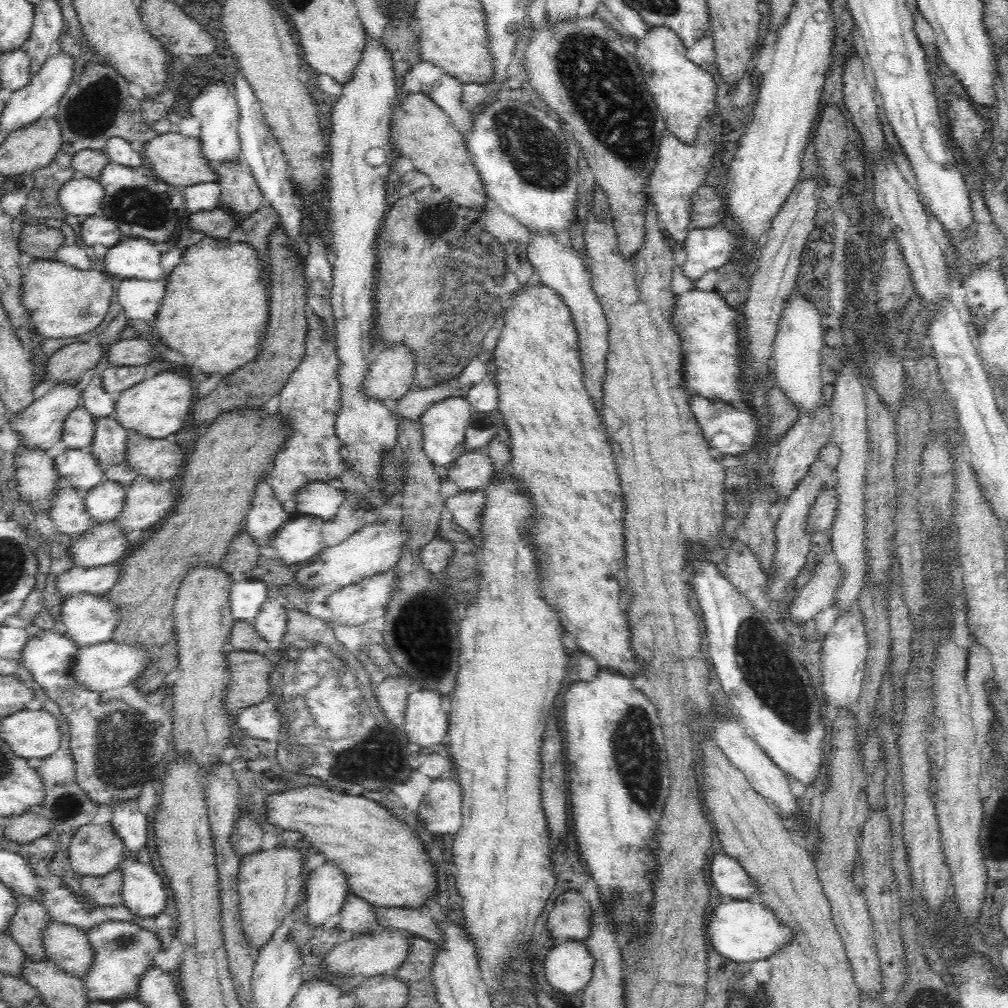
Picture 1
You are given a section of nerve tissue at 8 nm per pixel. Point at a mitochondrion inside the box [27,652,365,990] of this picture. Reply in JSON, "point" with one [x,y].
{"point":[119,741]}

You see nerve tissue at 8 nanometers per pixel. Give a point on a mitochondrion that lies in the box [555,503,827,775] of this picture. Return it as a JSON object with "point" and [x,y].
{"point":[770,674]}

